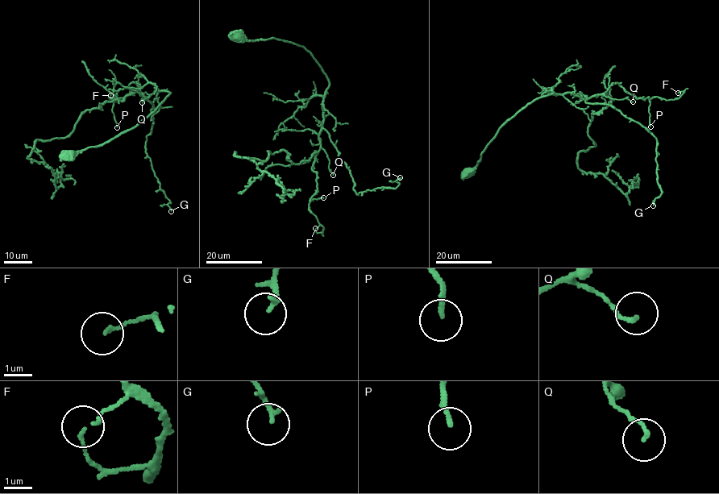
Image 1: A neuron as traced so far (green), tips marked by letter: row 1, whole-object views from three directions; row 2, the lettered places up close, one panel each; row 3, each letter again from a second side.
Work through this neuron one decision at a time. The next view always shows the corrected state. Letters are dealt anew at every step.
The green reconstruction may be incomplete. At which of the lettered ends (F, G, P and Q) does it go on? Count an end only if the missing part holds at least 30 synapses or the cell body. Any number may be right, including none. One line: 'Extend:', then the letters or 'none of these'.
Extend: none of these

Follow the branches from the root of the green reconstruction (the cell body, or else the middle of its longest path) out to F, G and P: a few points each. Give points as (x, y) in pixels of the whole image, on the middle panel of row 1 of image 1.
F: (236, 37), (303, 46), (329, 83), (311, 168), (317, 184), (309, 211), (323, 228), (320, 233), (315, 228)
G: (236, 37), (283, 39), (312, 54), (329, 83), (322, 127), (349, 170), (356, 193), (395, 188), (400, 177)
P: (236, 37), (303, 46), (326, 76), (320, 147), (311, 168), (317, 184), (311, 200), (323, 197)

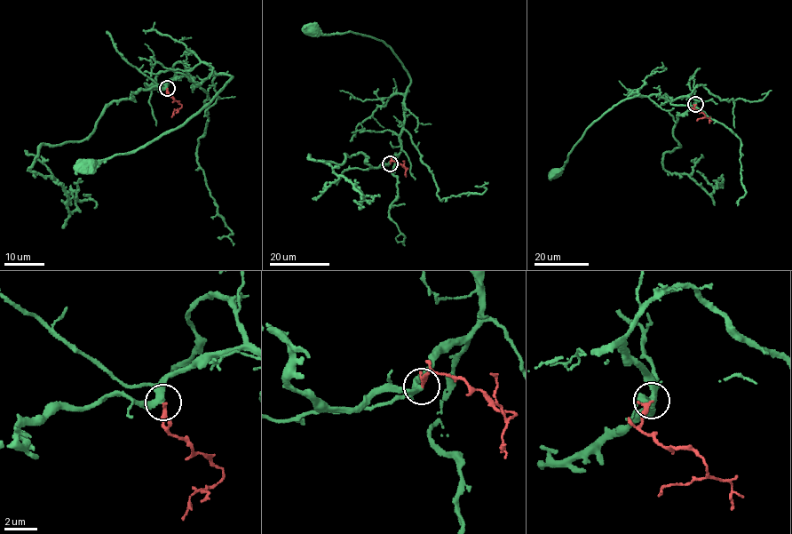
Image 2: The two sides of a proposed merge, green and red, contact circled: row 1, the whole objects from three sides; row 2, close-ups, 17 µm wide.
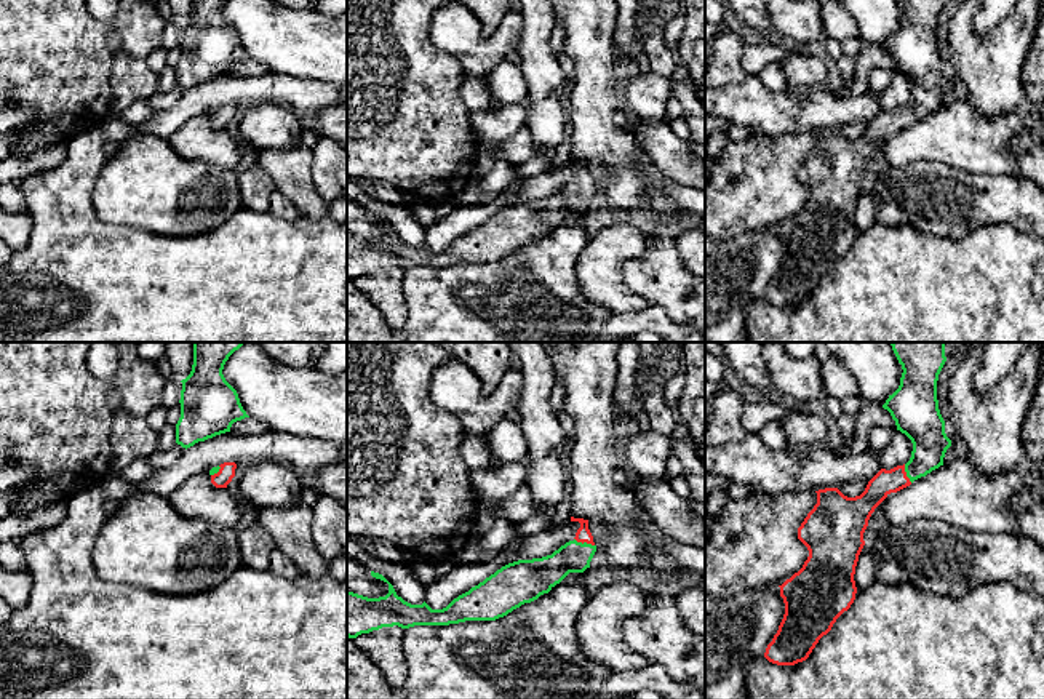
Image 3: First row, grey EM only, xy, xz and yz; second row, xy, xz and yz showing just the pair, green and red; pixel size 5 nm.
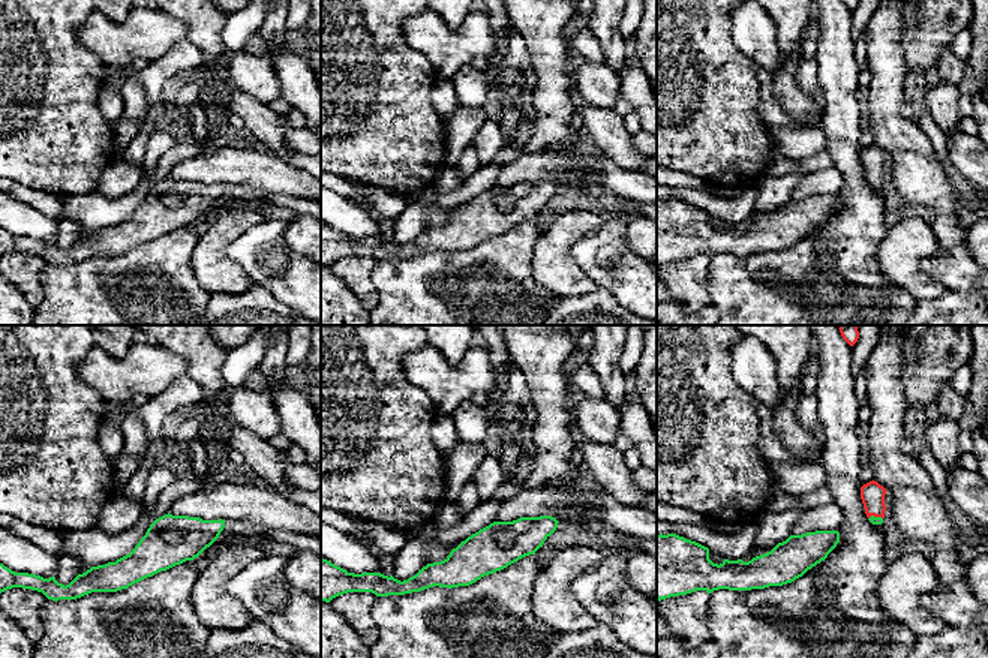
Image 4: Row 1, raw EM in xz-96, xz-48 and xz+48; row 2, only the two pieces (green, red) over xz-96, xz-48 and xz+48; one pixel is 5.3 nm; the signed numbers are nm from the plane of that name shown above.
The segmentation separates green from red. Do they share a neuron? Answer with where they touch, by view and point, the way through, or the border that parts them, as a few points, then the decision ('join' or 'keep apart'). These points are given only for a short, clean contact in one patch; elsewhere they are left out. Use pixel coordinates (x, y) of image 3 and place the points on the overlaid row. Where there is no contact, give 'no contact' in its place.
meets green in xz at (584, 543); runs through xz (573, 557), (584, 543), (582, 535); join

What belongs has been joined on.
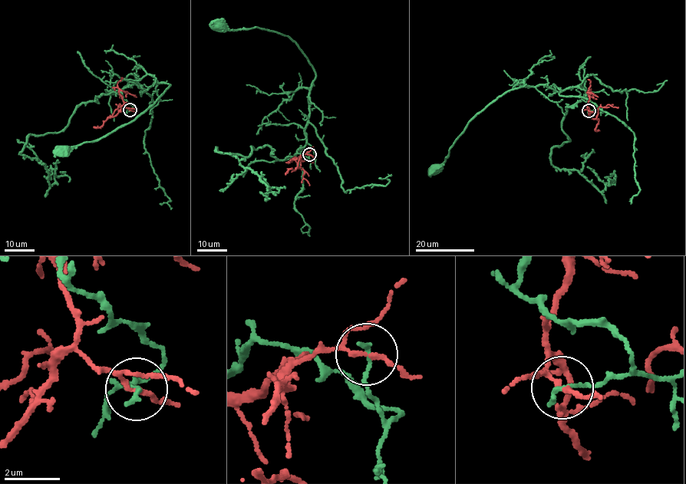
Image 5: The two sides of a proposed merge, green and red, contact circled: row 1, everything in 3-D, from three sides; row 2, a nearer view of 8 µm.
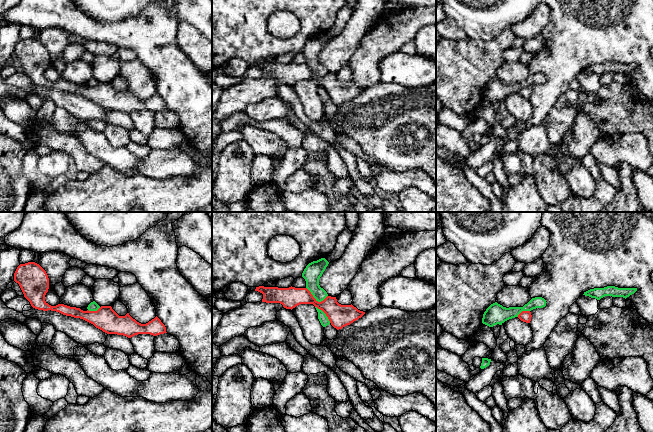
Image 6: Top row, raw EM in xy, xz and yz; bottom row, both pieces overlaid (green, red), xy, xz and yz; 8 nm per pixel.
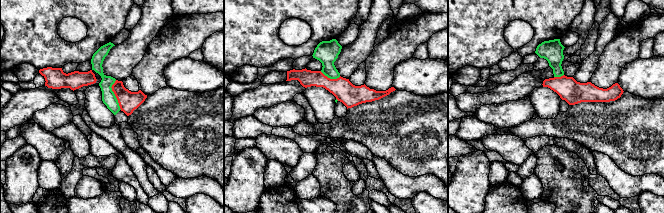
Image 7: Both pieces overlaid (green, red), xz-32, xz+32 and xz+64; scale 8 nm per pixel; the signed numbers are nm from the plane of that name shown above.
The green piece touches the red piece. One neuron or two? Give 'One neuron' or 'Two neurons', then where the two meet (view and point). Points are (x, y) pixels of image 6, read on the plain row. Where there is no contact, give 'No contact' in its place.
Two neurons. Touches green at xz (316, 75)

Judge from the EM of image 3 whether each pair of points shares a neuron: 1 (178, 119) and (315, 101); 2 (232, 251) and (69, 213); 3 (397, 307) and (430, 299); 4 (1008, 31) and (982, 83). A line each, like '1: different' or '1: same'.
1: same
2: same
3: different
4: same

